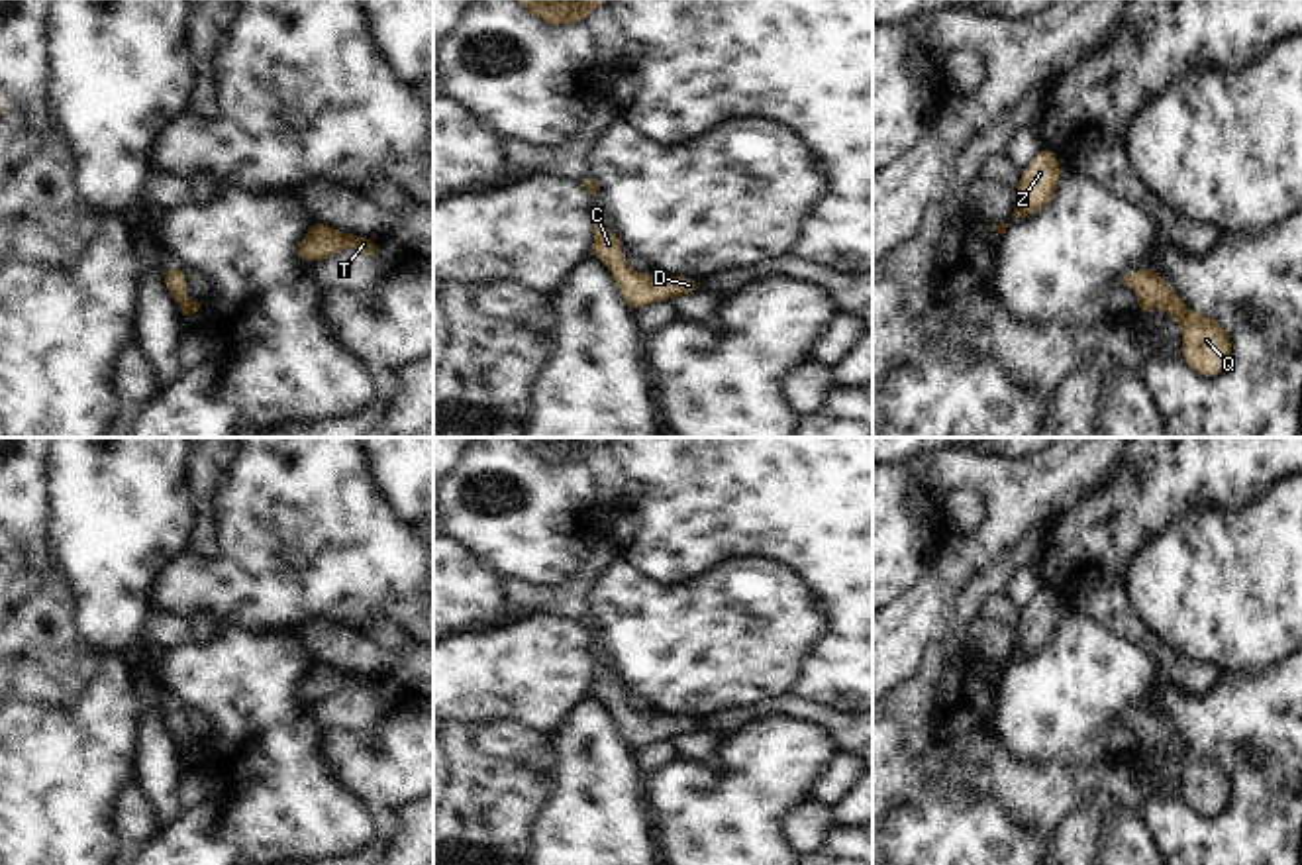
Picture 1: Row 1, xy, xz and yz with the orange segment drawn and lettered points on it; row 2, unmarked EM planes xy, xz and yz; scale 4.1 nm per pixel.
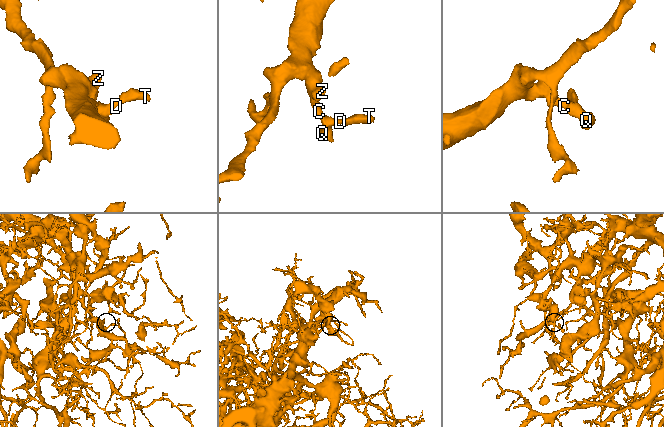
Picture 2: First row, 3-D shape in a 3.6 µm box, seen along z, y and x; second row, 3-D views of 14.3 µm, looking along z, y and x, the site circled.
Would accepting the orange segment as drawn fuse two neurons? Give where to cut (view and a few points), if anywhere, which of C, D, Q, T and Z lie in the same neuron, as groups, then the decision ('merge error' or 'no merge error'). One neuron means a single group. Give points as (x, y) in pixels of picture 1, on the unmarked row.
no cut | C D Q T Z | no merge error

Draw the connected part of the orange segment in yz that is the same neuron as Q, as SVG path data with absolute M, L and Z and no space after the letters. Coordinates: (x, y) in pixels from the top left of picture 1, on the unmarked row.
M1153 706L1131 710L1120 716L1118 724L1127 724L1135 730L1137 751L1165 749L1178 761L1182 796L1196 814L1216 818L1229 804L1231 779L1222 763L1210 755L1192 753Z

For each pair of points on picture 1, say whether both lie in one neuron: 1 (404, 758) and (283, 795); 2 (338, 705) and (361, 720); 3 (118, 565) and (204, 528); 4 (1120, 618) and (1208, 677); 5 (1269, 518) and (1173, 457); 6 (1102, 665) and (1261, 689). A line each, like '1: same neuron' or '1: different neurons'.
1: different neurons
2: same neuron
3: different neurons
4: same neuron
5: different neurons
6: different neurons

